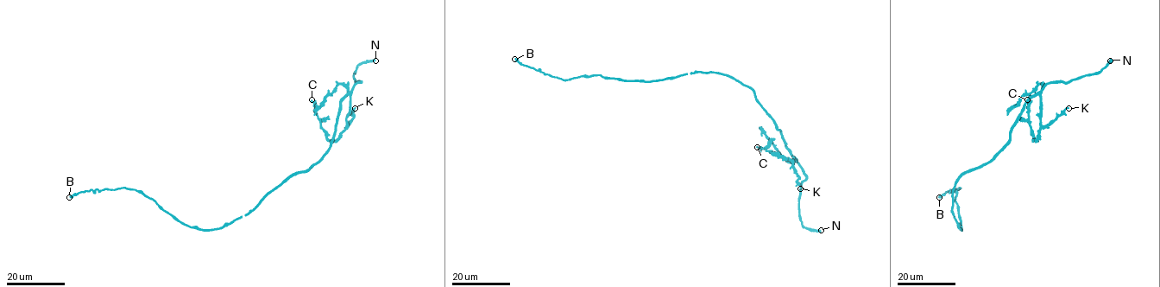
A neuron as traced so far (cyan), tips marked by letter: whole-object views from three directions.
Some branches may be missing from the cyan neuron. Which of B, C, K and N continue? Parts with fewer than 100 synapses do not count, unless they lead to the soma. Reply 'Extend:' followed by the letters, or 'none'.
Extend: N

